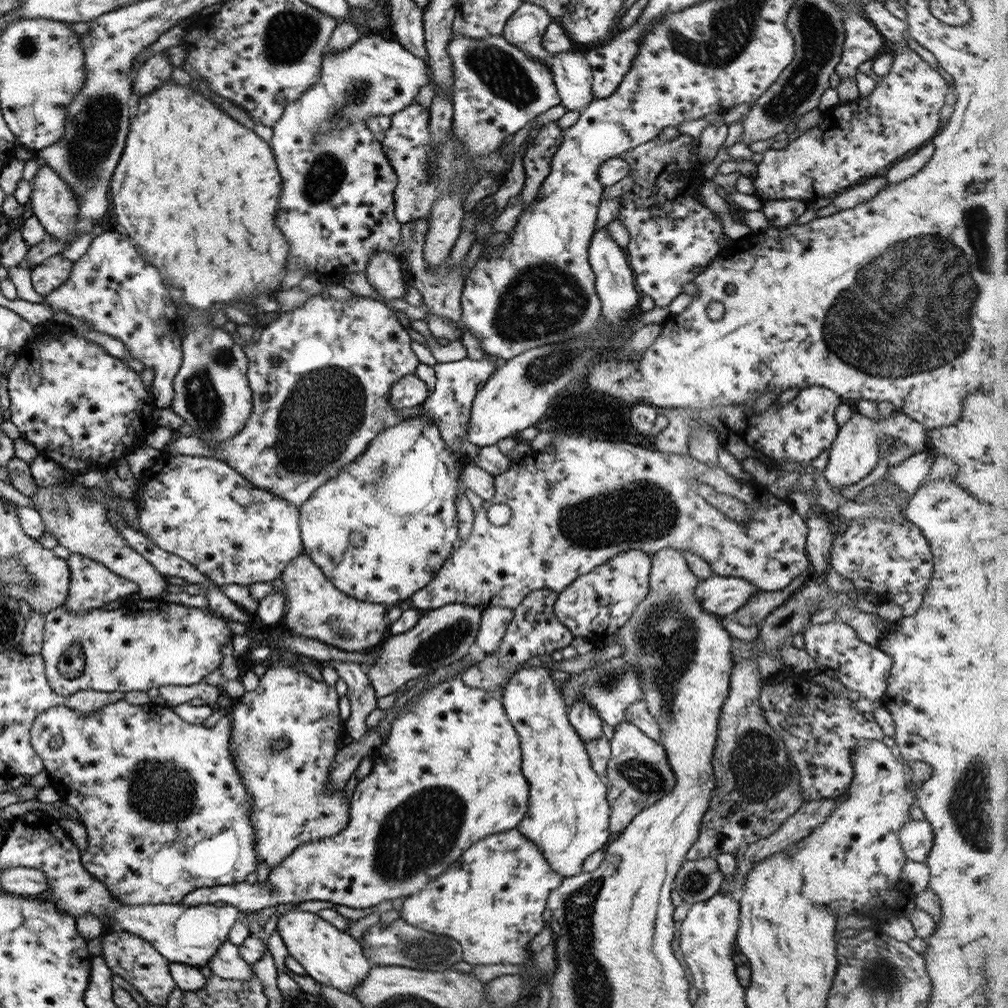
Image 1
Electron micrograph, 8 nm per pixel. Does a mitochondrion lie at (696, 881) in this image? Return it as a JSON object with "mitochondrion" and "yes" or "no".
{"mitochondrion":"yes"}

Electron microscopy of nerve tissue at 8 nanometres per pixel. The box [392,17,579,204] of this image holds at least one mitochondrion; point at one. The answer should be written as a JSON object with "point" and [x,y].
{"point":[503,75]}

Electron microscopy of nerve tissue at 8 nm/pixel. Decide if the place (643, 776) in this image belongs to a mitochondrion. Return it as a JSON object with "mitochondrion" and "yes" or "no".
{"mitochondrion":"yes"}

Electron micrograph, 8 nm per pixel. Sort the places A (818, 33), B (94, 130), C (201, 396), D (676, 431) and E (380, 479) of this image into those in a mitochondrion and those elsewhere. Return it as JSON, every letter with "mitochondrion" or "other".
{"A":"mitochondrion","B":"mitochondrion","C":"mitochondrion","D":"other","E":"mitochondrion"}

